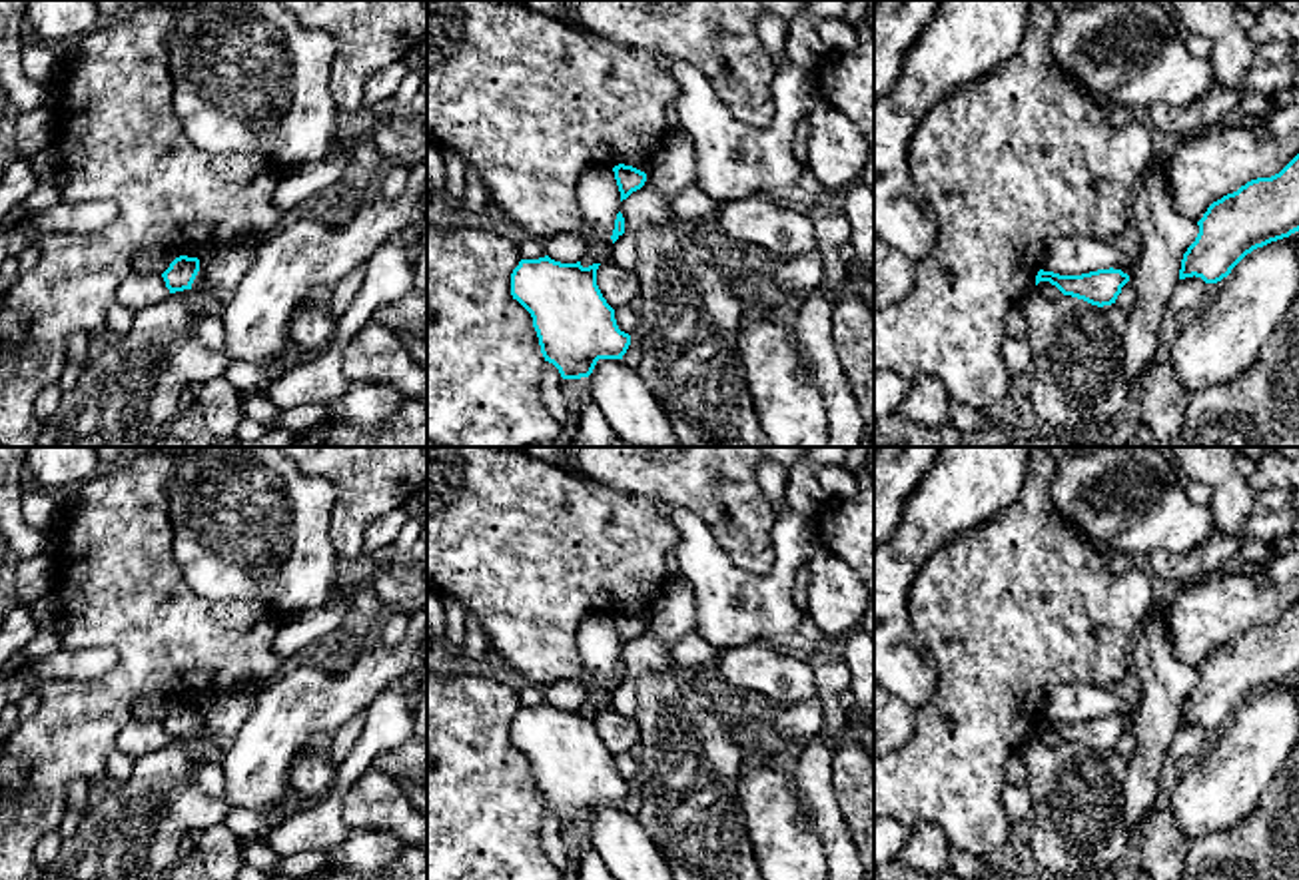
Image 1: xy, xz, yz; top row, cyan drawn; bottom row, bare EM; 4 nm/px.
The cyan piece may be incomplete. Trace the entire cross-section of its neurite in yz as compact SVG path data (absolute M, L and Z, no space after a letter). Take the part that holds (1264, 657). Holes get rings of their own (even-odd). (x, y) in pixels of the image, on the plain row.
M1299 601L1279 621L1271 625L1251 627L1237 639L1213 649L1203 664L1197 668L1197 672L1199 680L1183 700L1179 726L1195 722L1201 724L1205 730L1217 730L1227 724L1231 716L1253 696L1299 678Z

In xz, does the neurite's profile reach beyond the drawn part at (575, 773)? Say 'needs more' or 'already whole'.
already whole

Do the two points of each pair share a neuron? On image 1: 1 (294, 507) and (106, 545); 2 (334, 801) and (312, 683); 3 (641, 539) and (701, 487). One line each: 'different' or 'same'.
1: different
2: different
3: different

